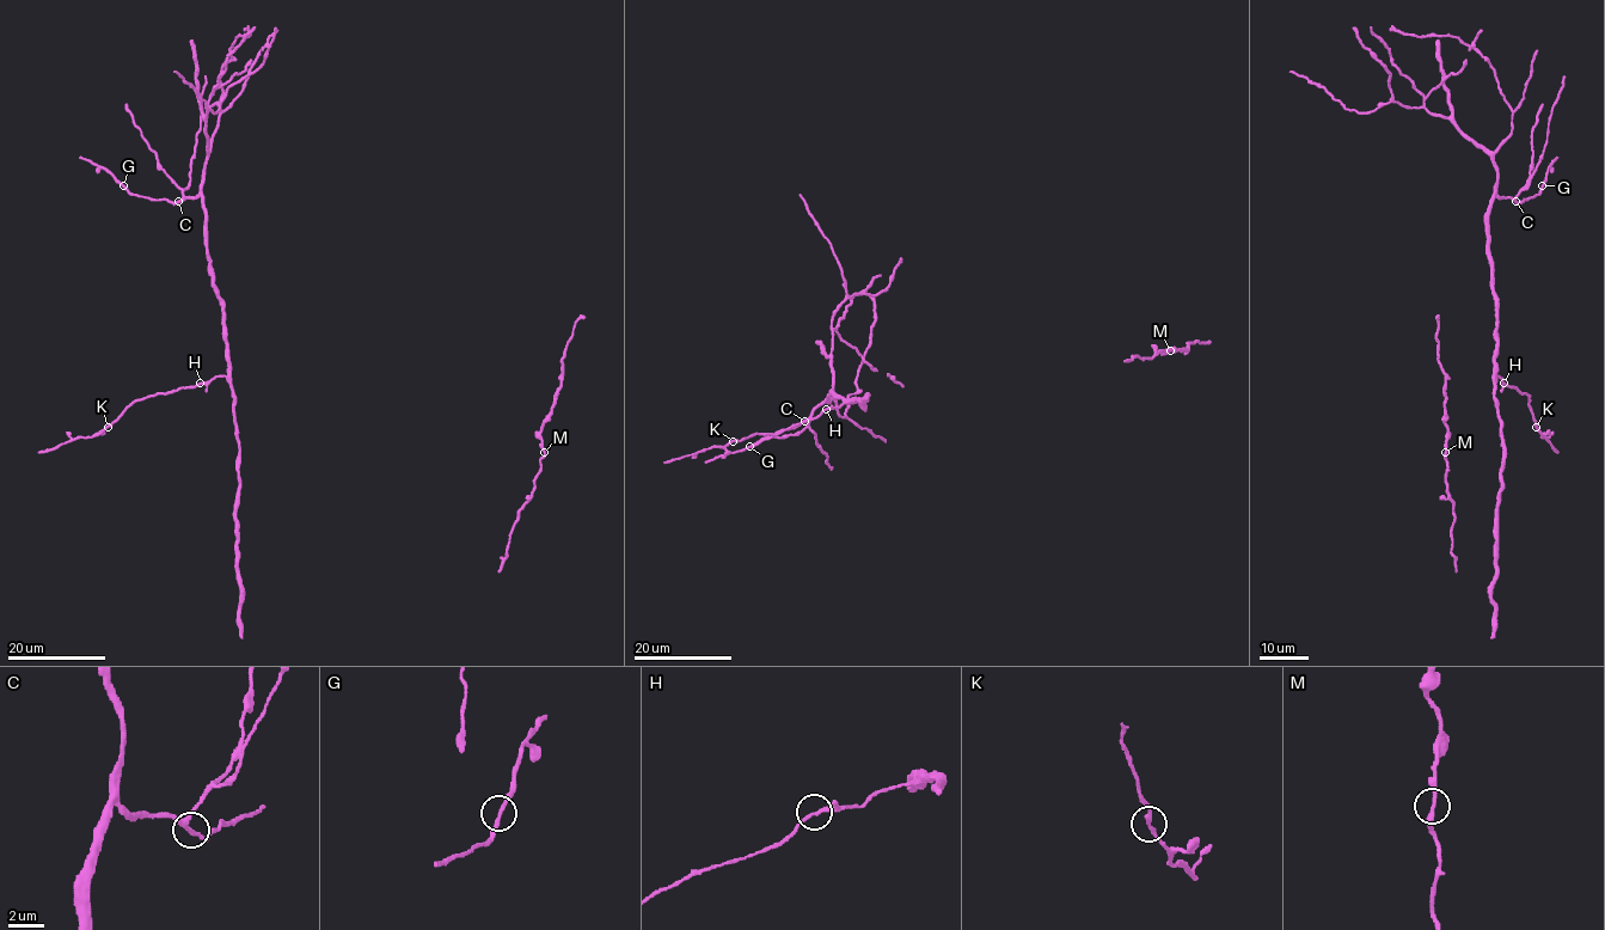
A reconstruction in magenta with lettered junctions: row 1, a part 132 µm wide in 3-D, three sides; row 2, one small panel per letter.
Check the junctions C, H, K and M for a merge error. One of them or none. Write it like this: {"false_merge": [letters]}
{"false_merge": []}

